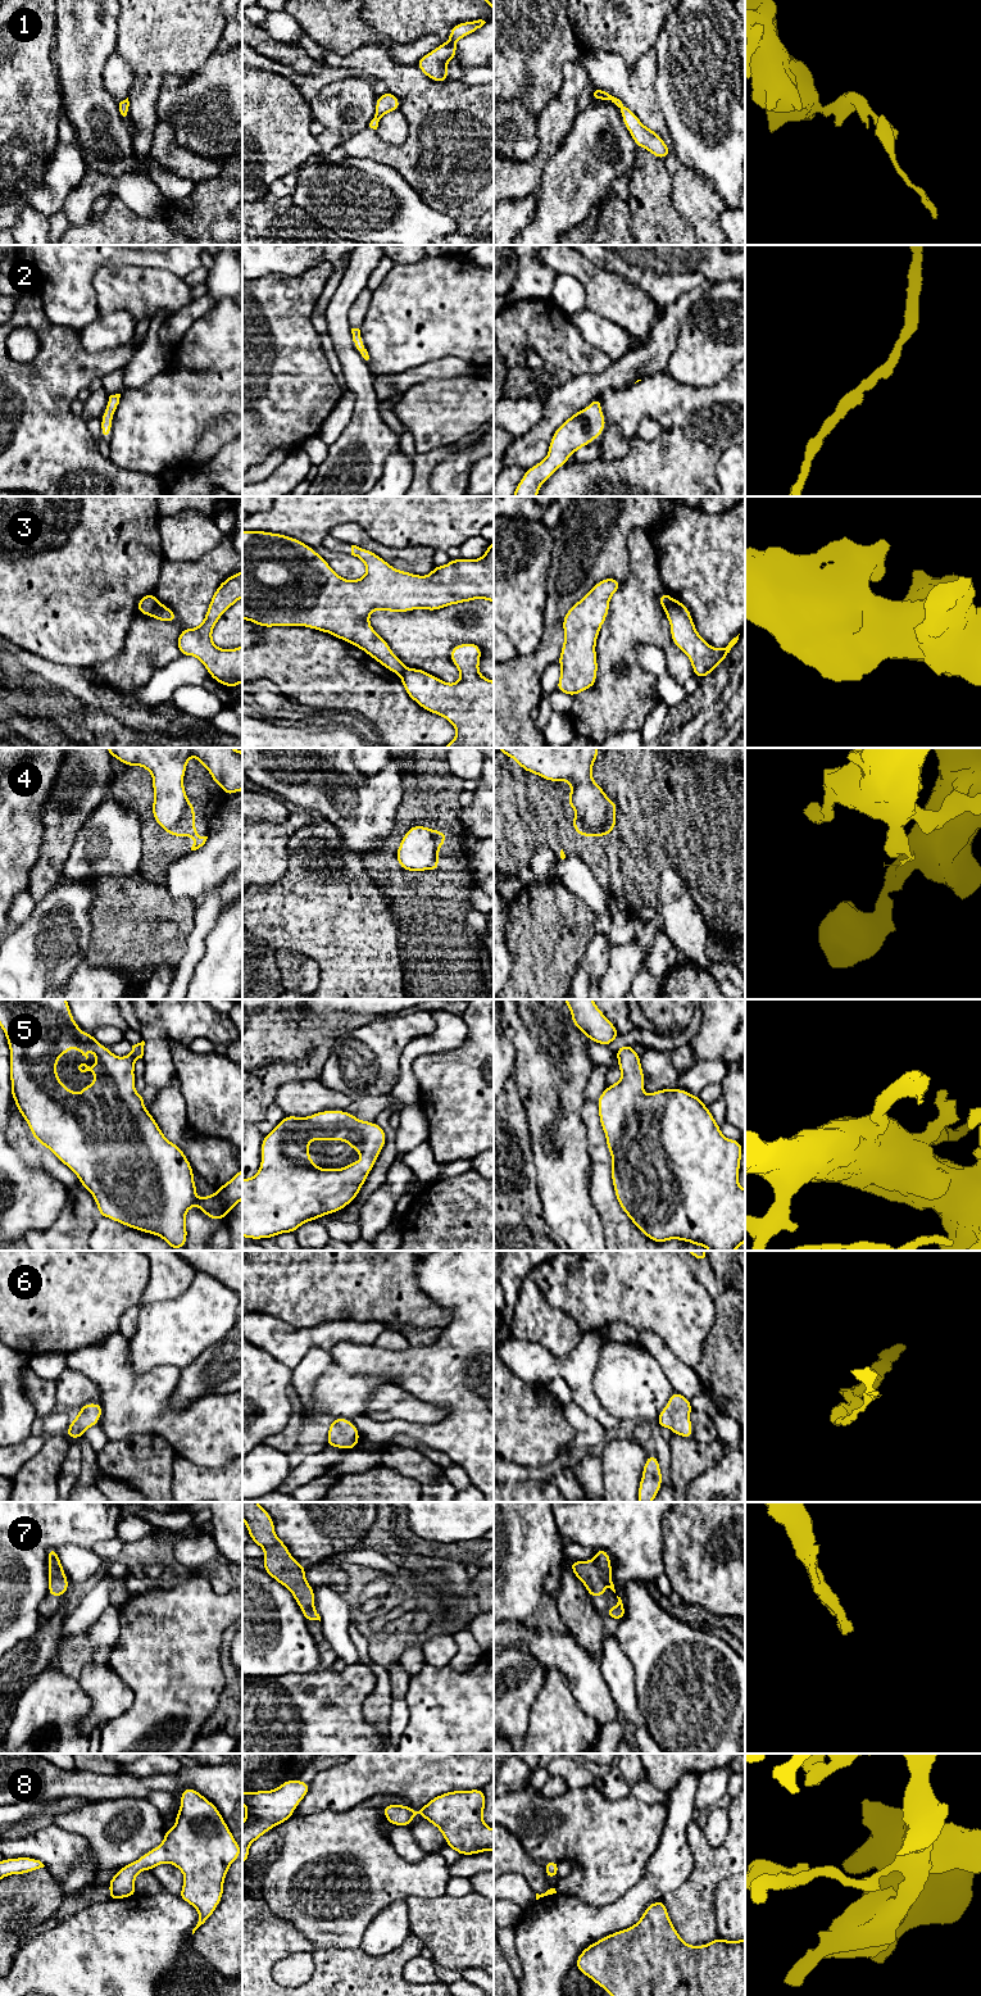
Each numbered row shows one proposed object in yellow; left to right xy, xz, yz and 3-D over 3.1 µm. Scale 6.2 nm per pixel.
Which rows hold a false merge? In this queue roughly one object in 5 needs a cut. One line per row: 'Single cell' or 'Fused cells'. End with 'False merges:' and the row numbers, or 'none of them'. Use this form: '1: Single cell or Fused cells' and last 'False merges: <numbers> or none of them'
1: Single cell
2: Single cell
3: Fused cells
4: Fused cells
5: Single cell
6: Single cell
7: Single cell
8: Single cell
False merges: 3, 4

